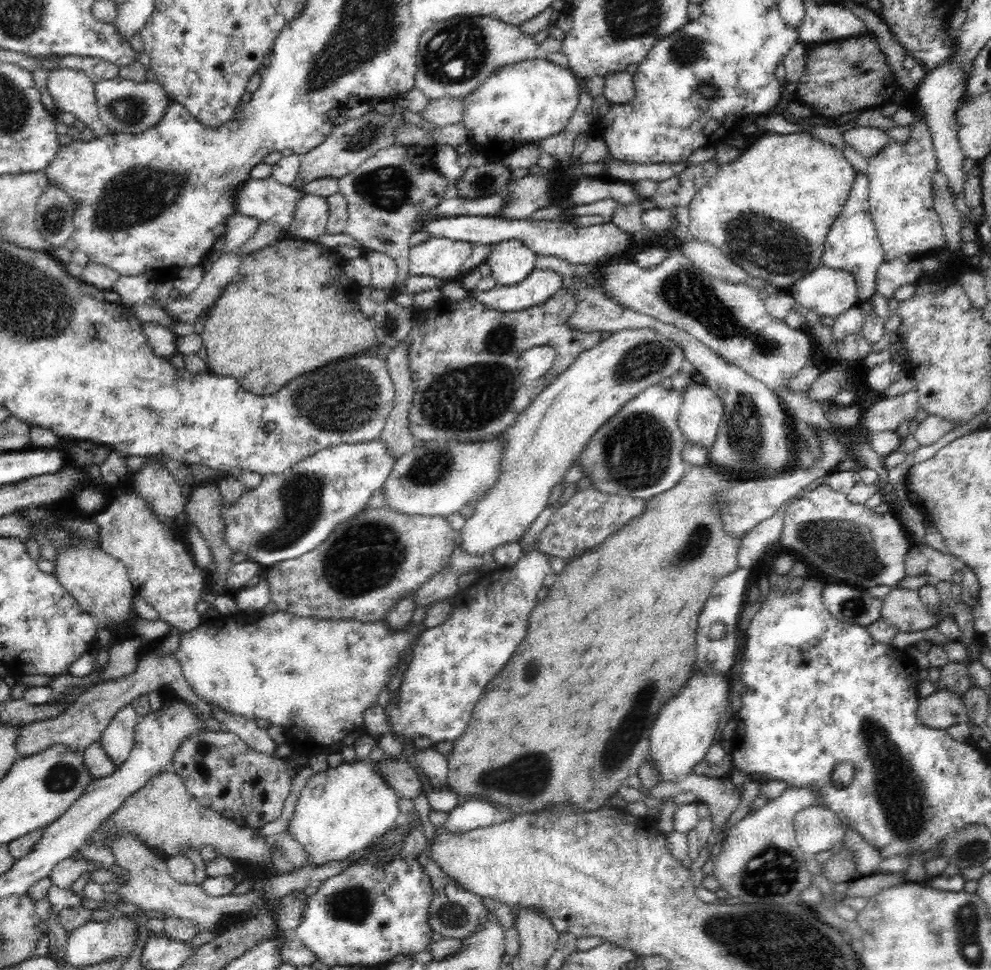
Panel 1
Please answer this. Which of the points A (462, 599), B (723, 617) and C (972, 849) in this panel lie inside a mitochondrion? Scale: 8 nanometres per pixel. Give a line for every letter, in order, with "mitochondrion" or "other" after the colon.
A: other
B: other
C: mitochondrion

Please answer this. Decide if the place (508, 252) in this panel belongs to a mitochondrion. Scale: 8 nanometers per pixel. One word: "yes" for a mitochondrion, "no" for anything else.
no

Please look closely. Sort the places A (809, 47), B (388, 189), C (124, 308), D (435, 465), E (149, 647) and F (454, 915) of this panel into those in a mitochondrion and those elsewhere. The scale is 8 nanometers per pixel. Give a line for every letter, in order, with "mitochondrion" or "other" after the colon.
A: other
B: mitochondrion
C: other
D: mitochondrion
E: other
F: mitochondrion

